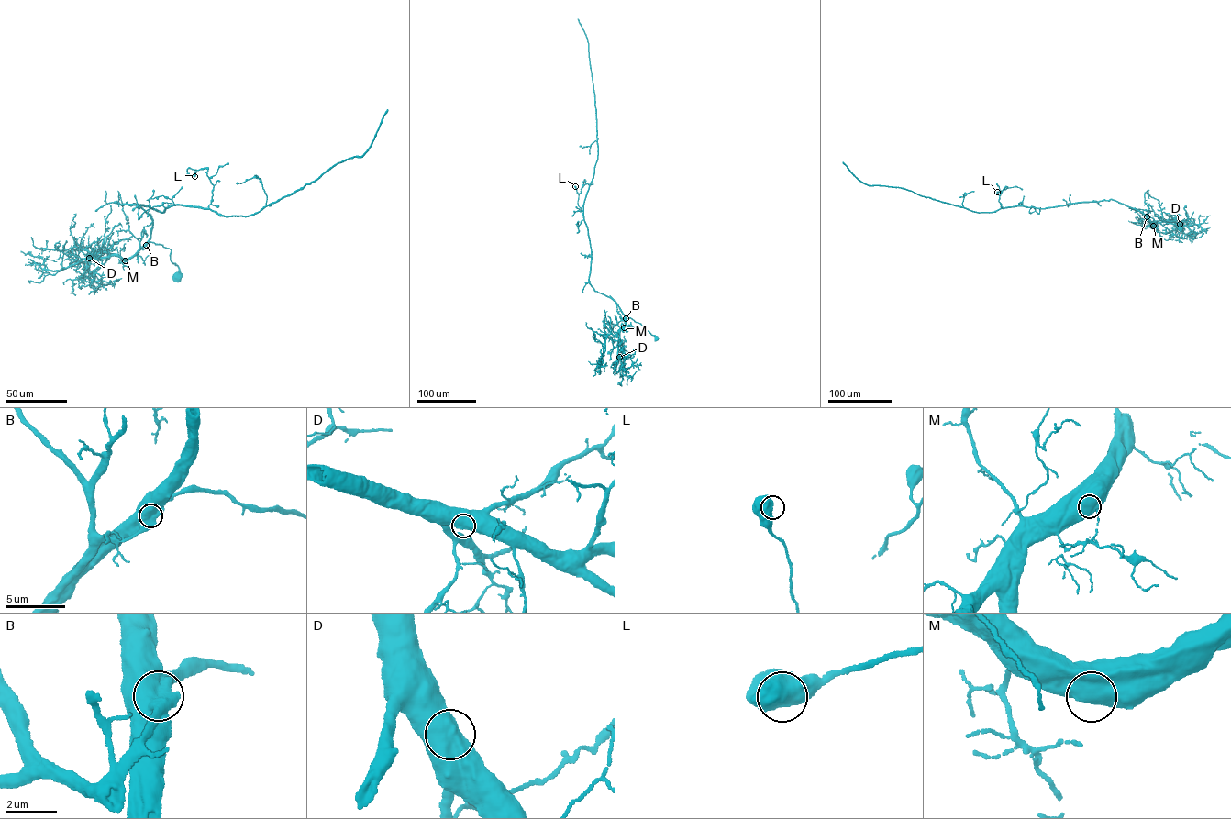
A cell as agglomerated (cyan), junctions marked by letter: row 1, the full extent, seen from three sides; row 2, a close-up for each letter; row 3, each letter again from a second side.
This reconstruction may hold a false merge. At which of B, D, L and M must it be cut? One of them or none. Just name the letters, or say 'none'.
none

